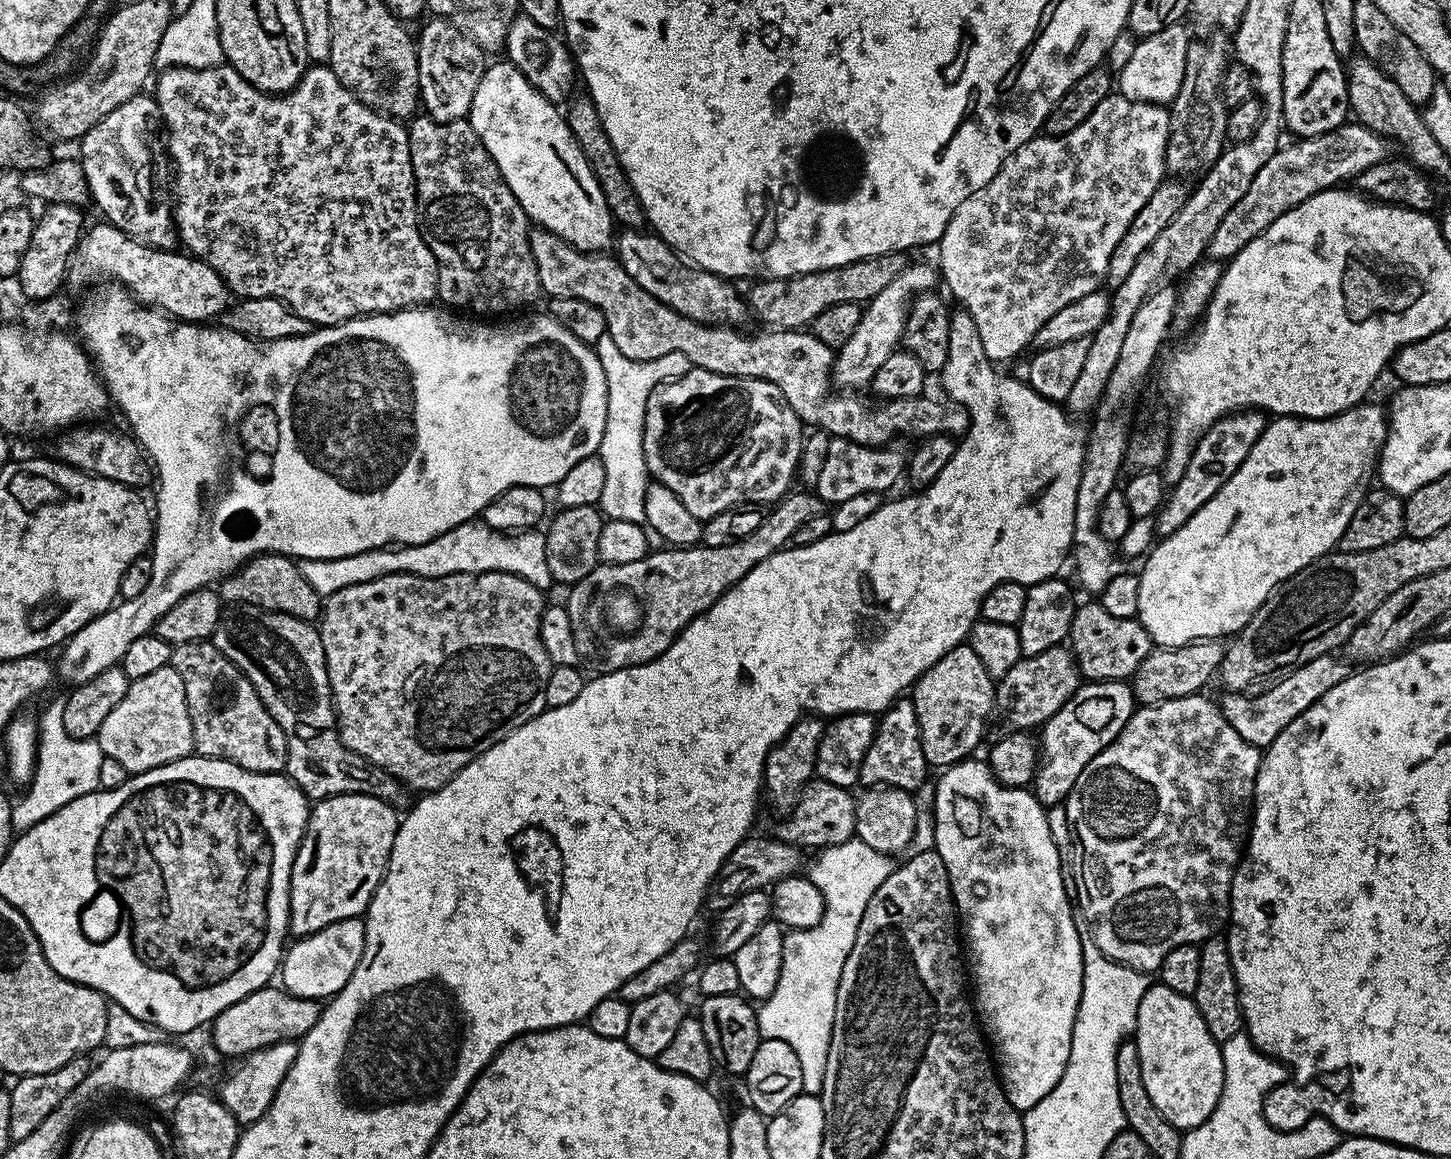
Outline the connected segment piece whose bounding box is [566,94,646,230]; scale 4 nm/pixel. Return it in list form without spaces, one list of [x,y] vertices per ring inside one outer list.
[[[587,94],[575,96],[571,97],[566,108],[570,134],[578,142],[578,146],[602,190],[602,198],[606,198],[606,206],[610,210],[613,221],[624,228],[643,229],[646,224],[644,207],[638,194],[634,194],[634,186],[630,186],[630,182],[626,178],[626,170],[622,170],[622,162],[618,162],[618,154],[610,142],[610,134],[606,134],[606,130],[602,126],[602,118],[598,118],[598,110],[594,106],[592,97]]]

